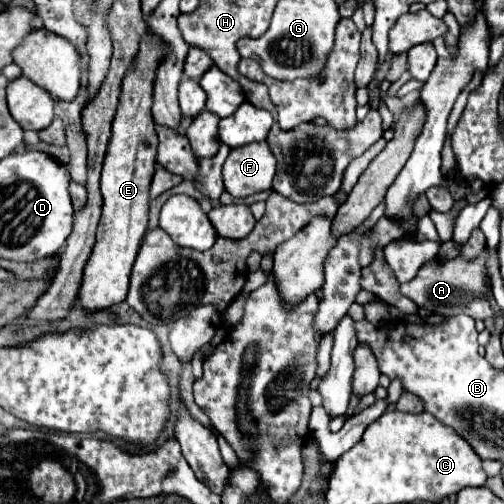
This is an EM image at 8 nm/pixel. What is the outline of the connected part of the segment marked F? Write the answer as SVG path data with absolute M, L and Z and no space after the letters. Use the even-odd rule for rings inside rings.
M267 141L231 149L223 165L225 189L233 197L247 197L271 189L273 175L275 175L275 157Z

